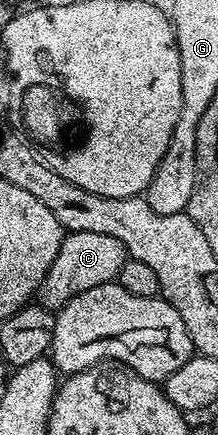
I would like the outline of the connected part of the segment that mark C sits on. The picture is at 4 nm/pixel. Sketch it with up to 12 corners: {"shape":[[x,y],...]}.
{"shape":[[71,231],[38,287],[57,313],[115,282],[127,258],[105,233]]}

